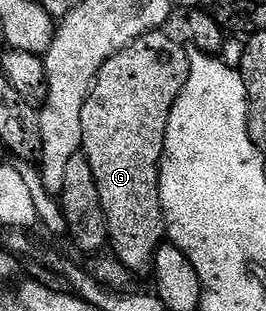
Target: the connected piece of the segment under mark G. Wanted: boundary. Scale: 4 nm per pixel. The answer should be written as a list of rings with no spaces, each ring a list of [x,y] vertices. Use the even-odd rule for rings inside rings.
[[[147,33],[111,57],[82,107],[82,152],[98,183],[110,249],[132,273],[151,274],[156,253],[166,241],[164,208],[160,206],[164,140],[172,108],[188,78],[188,49],[166,34]]]

